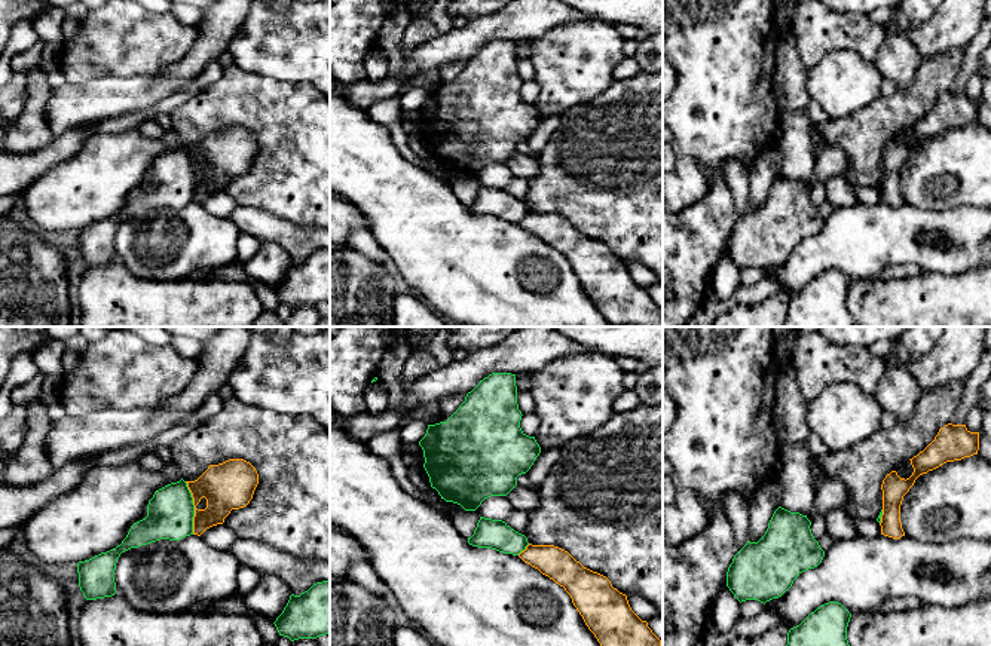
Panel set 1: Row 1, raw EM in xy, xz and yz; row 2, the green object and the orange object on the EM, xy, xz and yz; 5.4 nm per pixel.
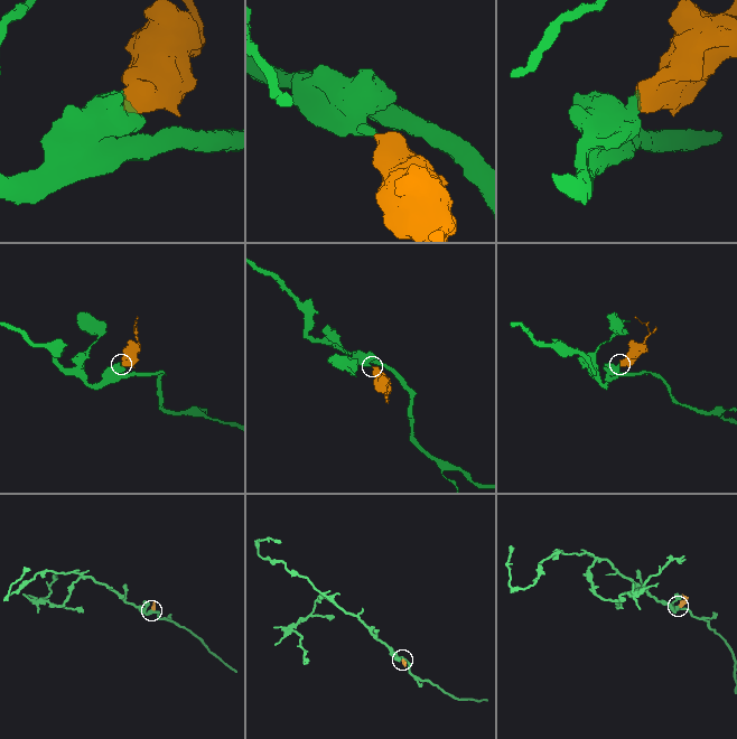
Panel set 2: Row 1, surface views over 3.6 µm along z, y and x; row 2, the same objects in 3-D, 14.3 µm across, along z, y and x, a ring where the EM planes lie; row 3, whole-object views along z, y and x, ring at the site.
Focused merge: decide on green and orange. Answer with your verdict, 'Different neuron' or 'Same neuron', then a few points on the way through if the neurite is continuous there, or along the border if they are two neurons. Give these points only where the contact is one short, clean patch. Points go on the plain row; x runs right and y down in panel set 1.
Different neuron. Boundary: xy (184, 149), (193, 173), (193, 201)

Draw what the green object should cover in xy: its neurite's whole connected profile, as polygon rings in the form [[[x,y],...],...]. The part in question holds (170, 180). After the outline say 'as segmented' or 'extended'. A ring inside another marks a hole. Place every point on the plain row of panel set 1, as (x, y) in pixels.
[[[181,146],[155,159],[147,184],[134,190],[116,215],[77,230],[79,254],[86,267],[114,263],[114,238],[122,220],[160,206],[180,208],[193,202],[195,172]]]; as segmented

